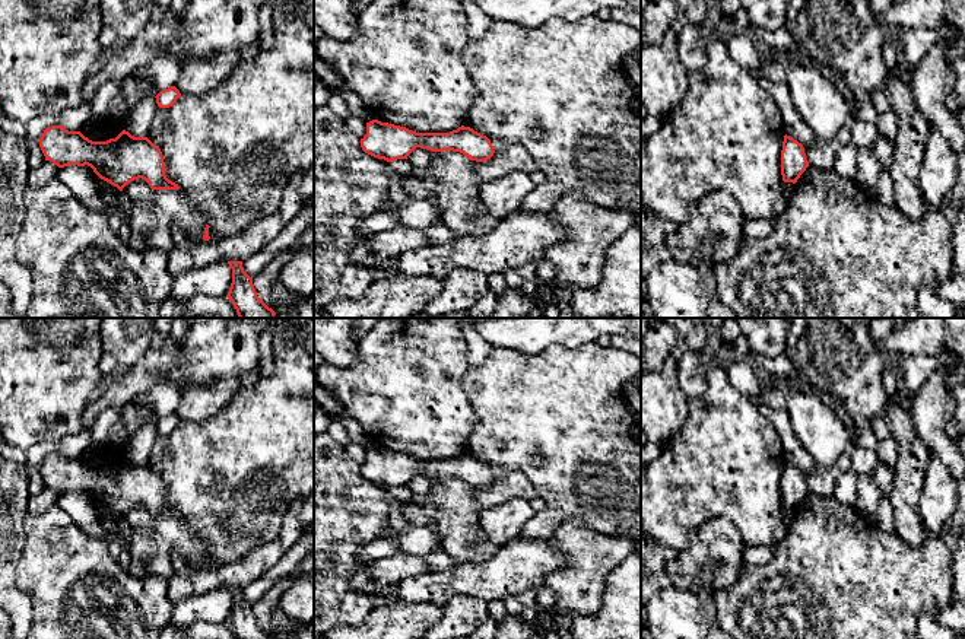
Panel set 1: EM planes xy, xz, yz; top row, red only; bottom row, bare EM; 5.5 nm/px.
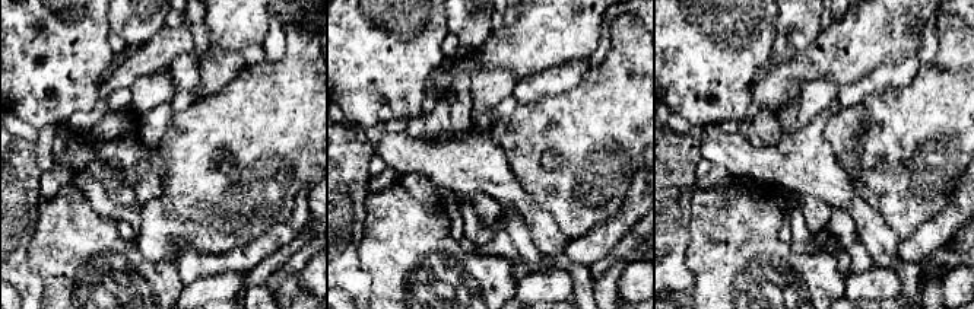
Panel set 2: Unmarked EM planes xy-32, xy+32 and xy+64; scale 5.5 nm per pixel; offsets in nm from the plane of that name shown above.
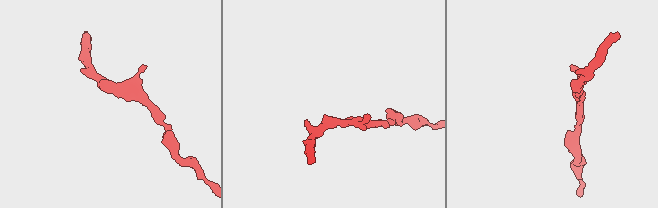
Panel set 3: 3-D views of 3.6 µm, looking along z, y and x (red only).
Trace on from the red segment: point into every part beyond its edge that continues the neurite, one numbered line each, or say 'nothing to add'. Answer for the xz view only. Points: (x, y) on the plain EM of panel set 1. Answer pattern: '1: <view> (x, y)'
nothing to add

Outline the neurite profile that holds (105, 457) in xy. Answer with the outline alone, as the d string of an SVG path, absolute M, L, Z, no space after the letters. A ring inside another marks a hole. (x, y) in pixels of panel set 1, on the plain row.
M109 442L107 448L101 448L96 454L89 454L86 449L80 460L92 468L107 468L115 465L123 457L124 452L115 451Z

